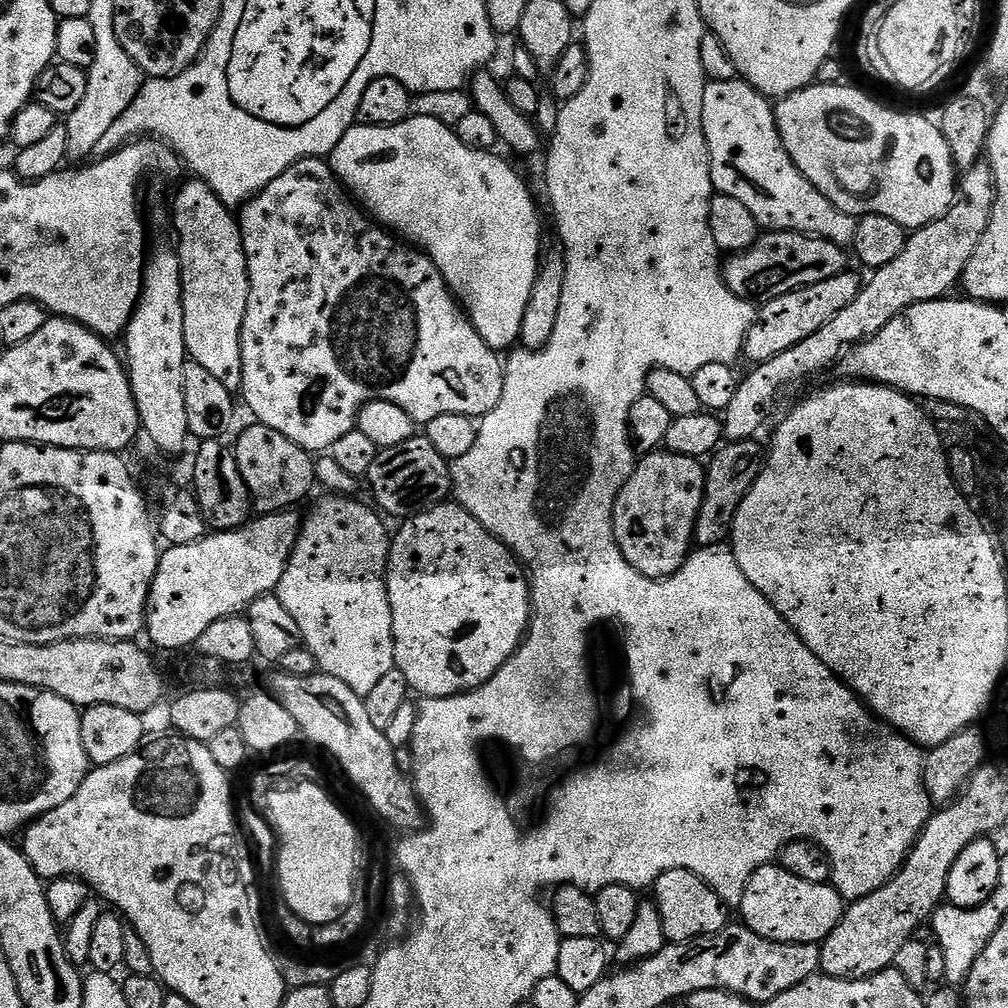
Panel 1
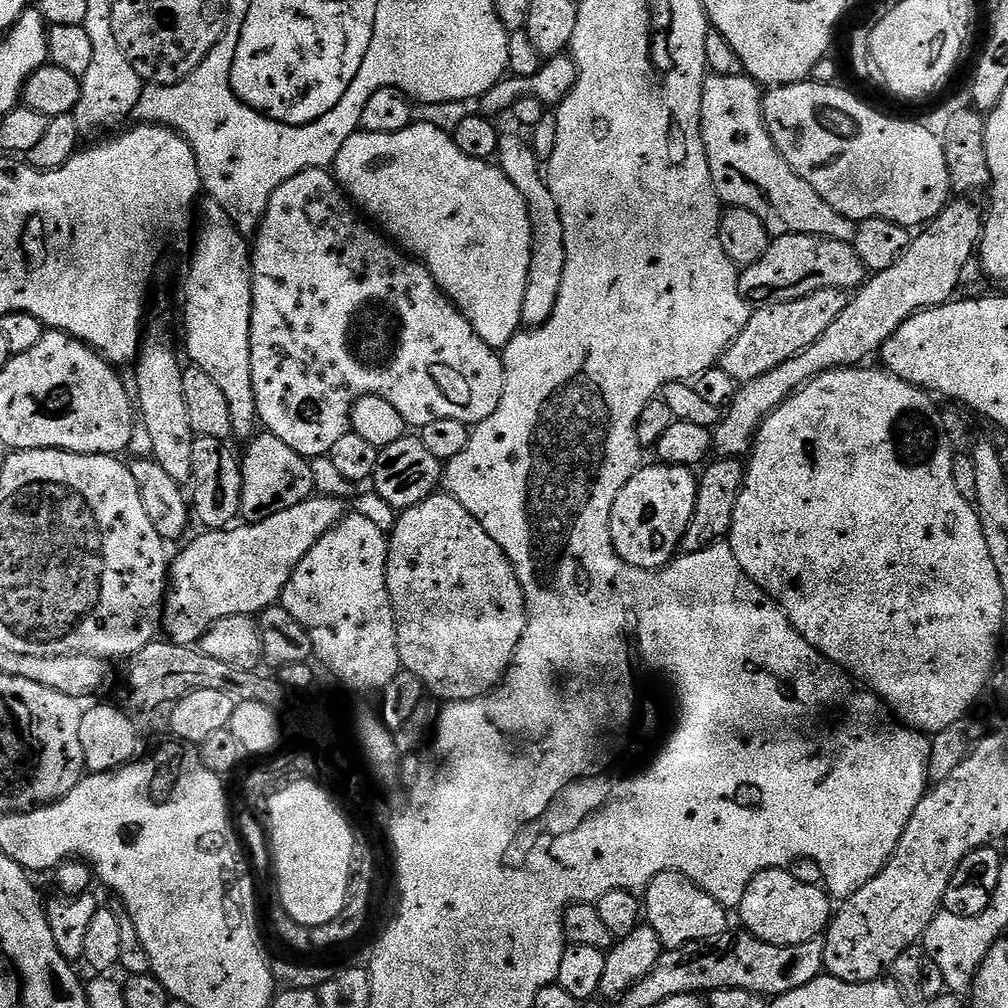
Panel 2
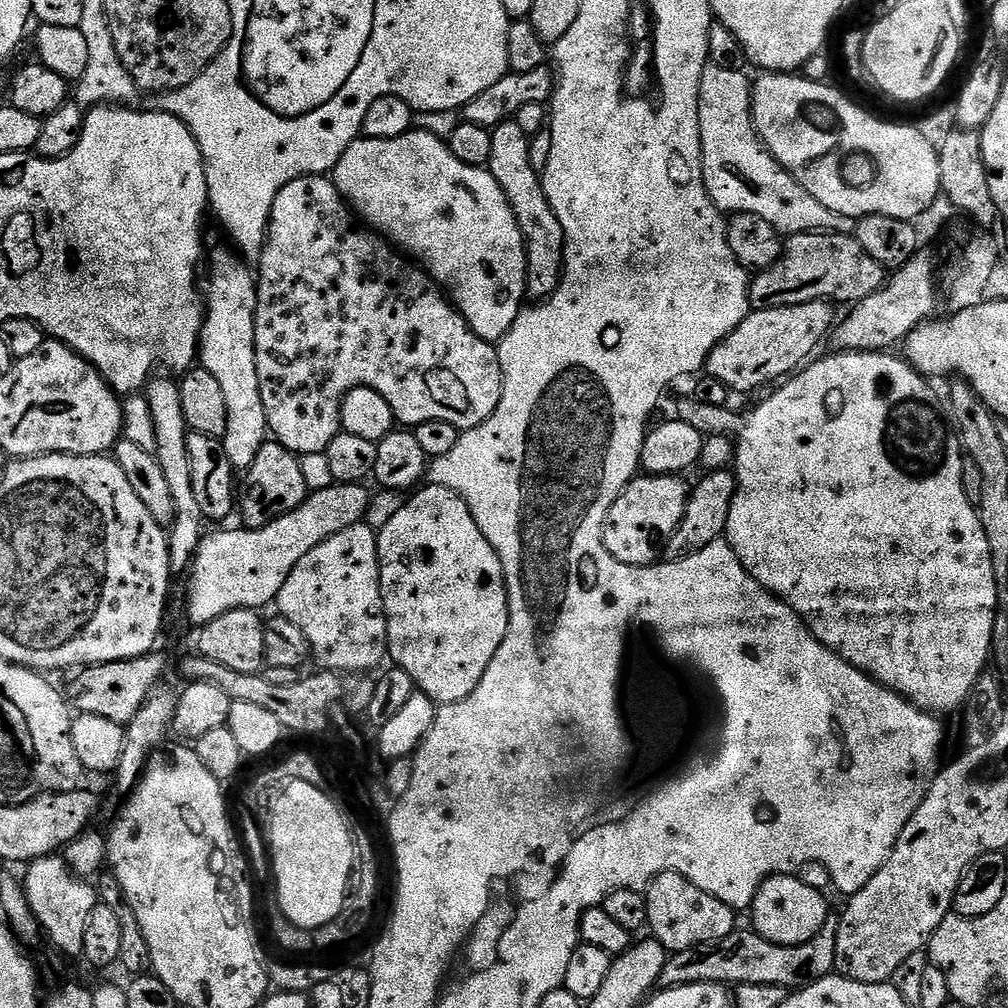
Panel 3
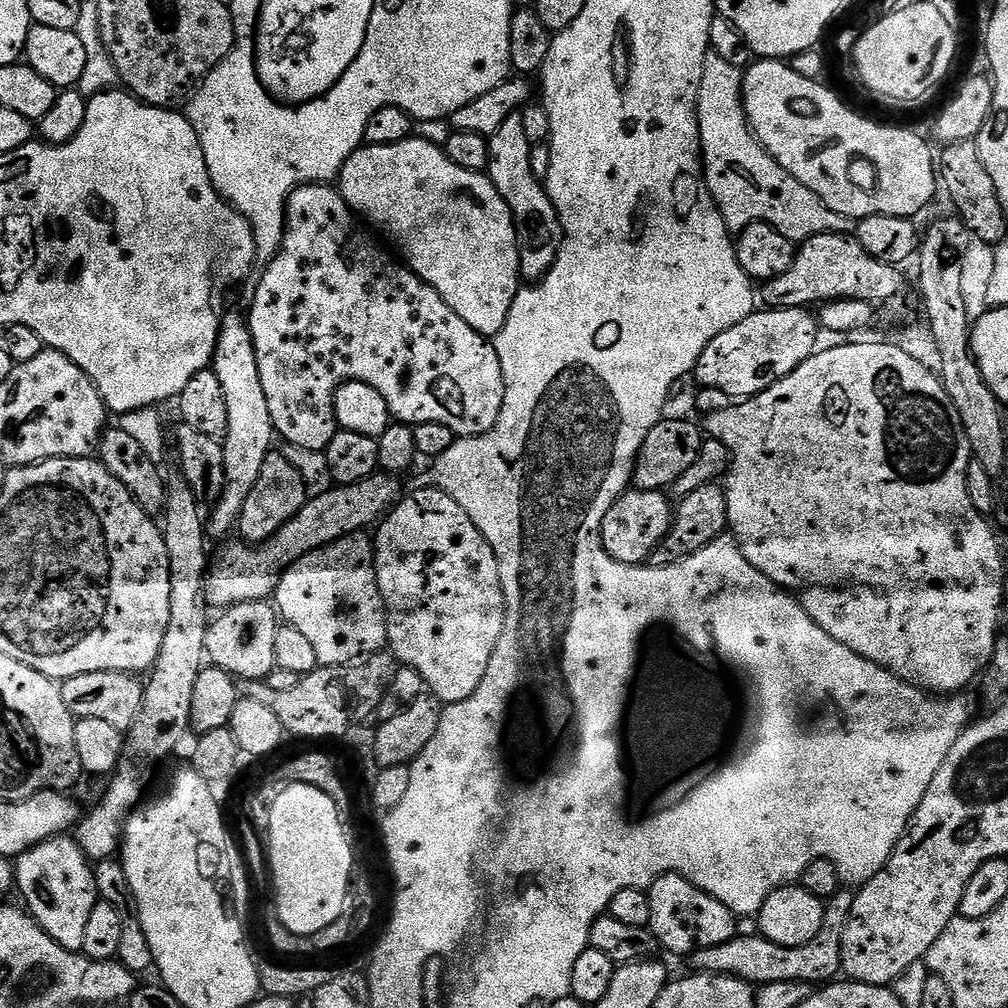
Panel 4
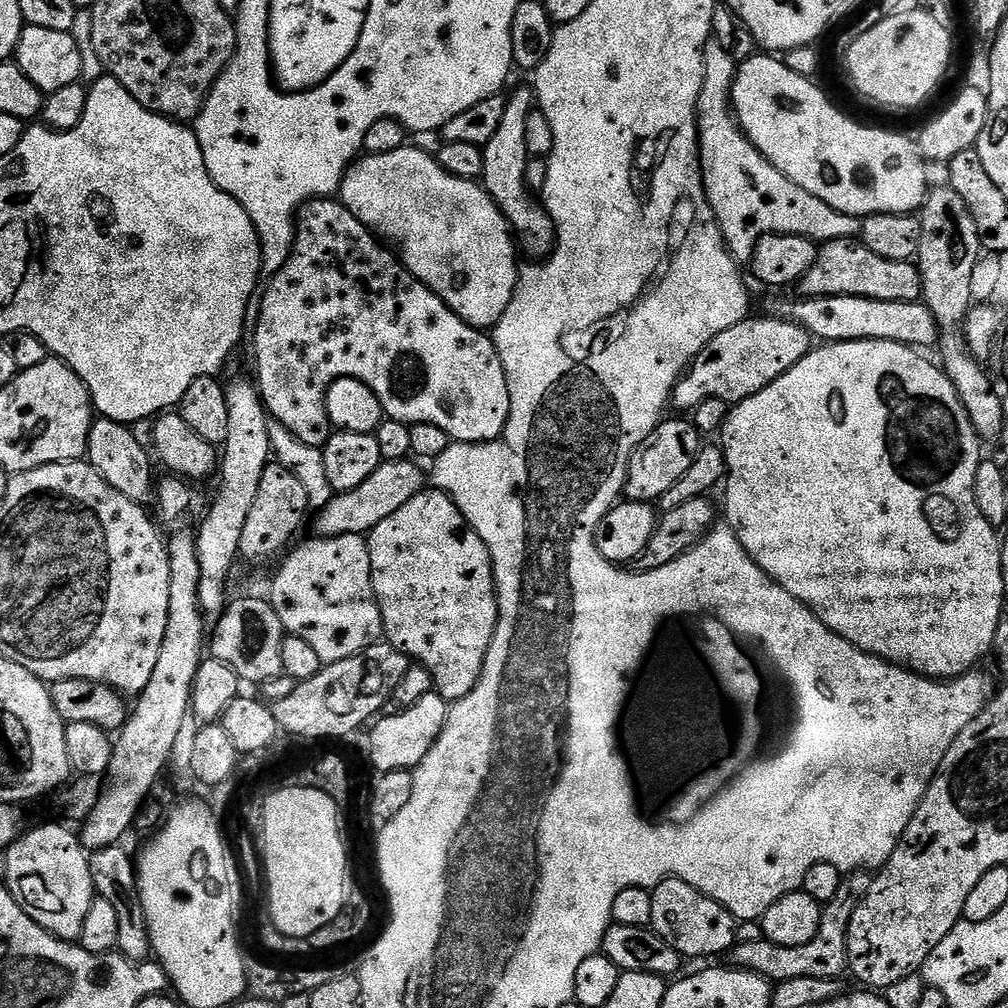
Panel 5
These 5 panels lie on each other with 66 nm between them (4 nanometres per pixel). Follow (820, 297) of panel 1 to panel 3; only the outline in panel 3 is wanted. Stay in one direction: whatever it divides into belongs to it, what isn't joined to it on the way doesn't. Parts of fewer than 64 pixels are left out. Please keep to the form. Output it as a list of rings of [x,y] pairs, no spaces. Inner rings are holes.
[[[811,300],[805,304],[795,304],[785,308],[749,311],[748,317],[725,340],[719,340],[714,346],[714,350],[708,356],[707,375],[718,378],[718,382],[722,382],[733,393],[752,392],[755,388],[770,383],[771,380],[783,381],[789,374],[795,373],[813,355],[811,352],[833,331],[832,308],[833,305],[827,300]]]

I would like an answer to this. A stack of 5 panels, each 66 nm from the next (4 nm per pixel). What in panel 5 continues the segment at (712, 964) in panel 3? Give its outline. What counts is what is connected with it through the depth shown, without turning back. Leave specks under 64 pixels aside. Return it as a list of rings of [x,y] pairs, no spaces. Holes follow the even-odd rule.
[[[868,870],[849,872],[838,886],[838,894],[829,904],[823,905],[820,913],[818,934],[806,946],[778,946],[763,938],[737,943],[731,949],[731,963],[743,968],[746,972],[756,972],[767,980],[779,982],[790,978],[830,978],[843,977],[848,966],[848,927],[850,918],[854,918],[854,910],[860,899],[870,890],[873,873]],[[843,974],[843,975],[842,975]]]

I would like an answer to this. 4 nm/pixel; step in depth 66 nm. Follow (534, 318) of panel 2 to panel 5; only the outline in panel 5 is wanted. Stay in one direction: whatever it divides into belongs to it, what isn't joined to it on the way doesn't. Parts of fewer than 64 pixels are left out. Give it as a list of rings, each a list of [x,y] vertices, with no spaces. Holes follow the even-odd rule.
[[[531,87],[516,88],[512,97],[507,97],[502,122],[498,122],[498,130],[494,130],[494,138],[484,145],[484,188],[492,195],[492,200],[504,211],[511,231],[514,233],[515,243],[521,257],[532,262],[543,262],[556,246],[556,228],[548,217],[548,212],[539,199],[536,200],[528,186],[526,170],[529,155],[526,150],[526,118],[534,110],[534,92]]]

